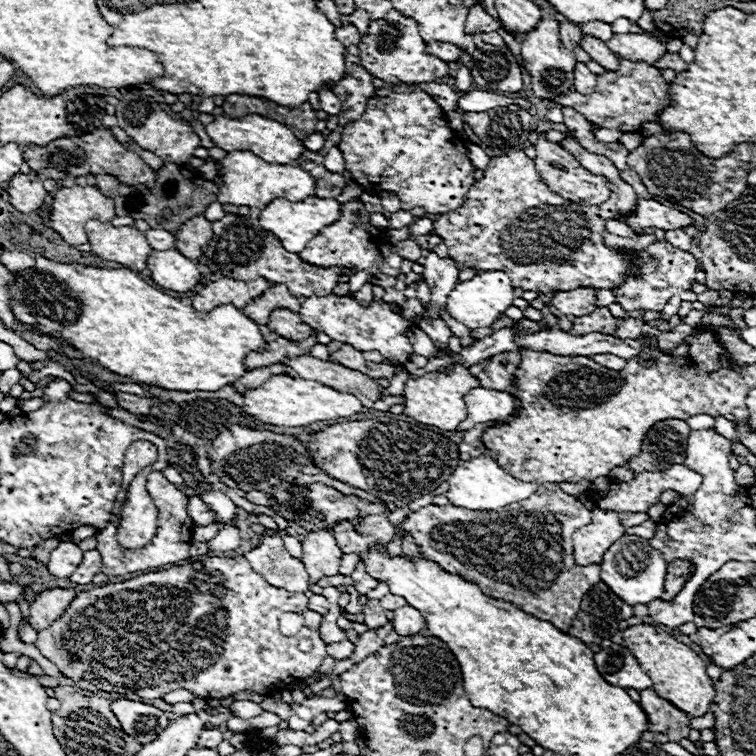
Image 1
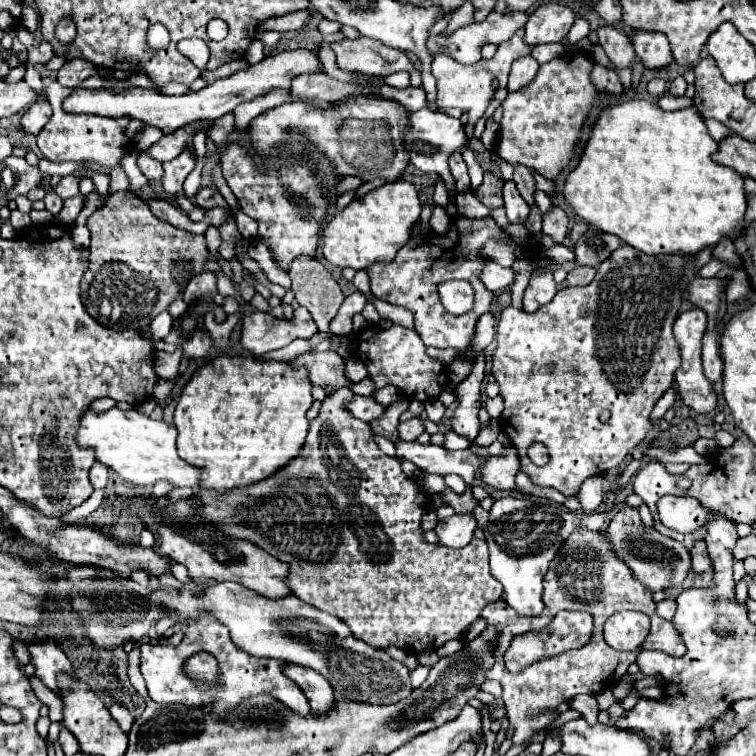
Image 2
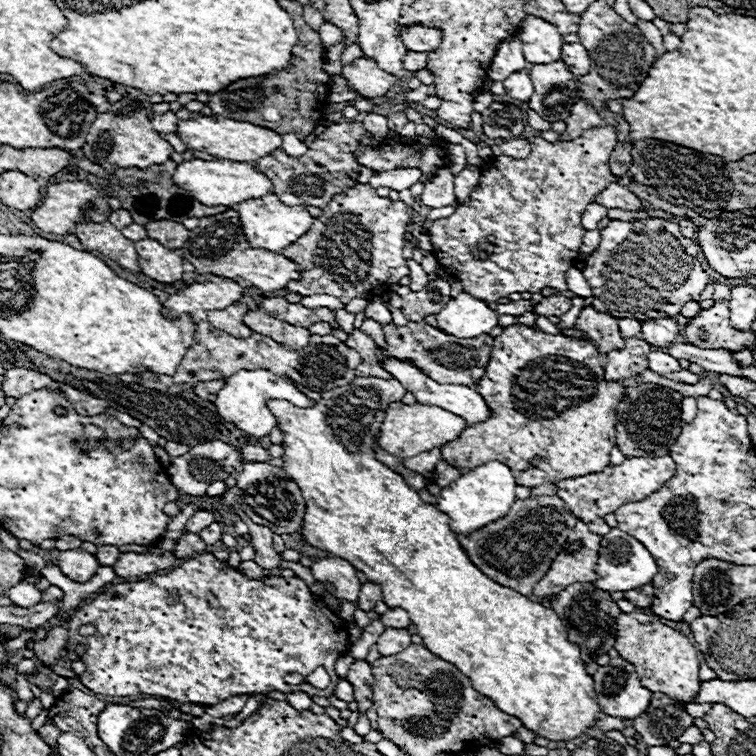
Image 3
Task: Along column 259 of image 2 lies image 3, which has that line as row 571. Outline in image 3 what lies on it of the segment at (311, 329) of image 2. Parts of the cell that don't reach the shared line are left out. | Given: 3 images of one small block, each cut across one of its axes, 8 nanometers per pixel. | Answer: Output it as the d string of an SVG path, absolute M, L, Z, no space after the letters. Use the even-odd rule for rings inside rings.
M322 558L310 566L314 578L326 586L326 590L338 600L358 602L362 584L356 578L356 568L340 558Z

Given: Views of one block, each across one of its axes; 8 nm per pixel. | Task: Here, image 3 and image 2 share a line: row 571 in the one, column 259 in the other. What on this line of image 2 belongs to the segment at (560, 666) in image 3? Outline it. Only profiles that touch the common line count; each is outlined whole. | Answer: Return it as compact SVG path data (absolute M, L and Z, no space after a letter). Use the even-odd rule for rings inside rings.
M242 352L236 356L220 354L200 366L192 378L186 382L176 412L174 424L178 428L178 454L192 466L204 470L200 486L212 488L216 492L230 490L234 486L254 484L278 468L290 458L298 456L308 434L306 410L312 404L308 370L296 368L288 362L278 360L258 360L256 356Z

